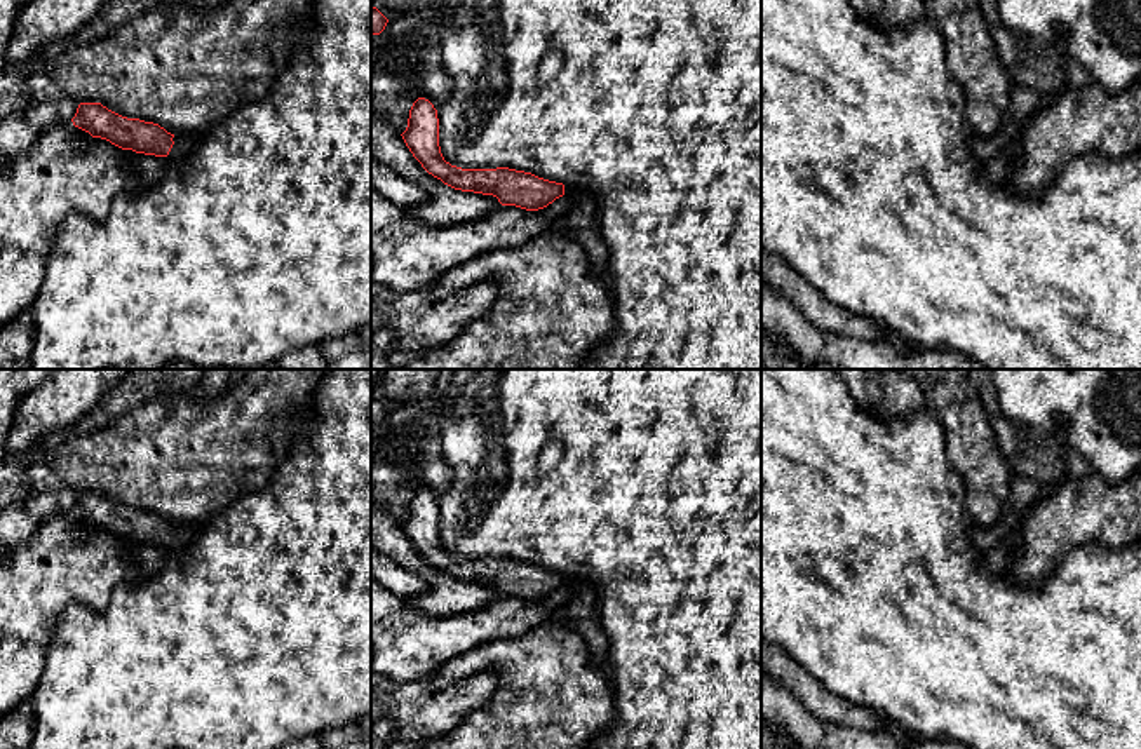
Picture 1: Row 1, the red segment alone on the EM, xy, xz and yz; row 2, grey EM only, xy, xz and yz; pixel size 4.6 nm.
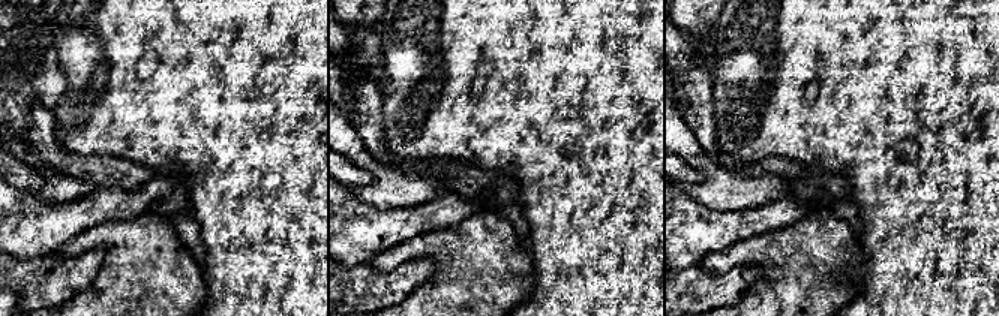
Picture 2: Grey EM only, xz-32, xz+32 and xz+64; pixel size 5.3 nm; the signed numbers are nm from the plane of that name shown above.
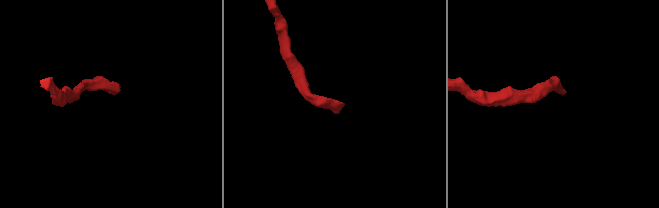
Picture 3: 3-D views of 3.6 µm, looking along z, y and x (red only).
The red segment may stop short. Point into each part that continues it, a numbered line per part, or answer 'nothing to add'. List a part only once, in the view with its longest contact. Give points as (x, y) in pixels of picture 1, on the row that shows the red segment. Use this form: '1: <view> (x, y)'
1: xy (185, 143)

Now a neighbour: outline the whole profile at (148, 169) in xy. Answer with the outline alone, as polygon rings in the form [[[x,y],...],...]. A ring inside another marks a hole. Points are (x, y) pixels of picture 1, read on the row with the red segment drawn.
[[[124,150],[125,159],[134,165],[134,176],[141,188],[157,185],[171,160],[167,157],[155,157]]]

